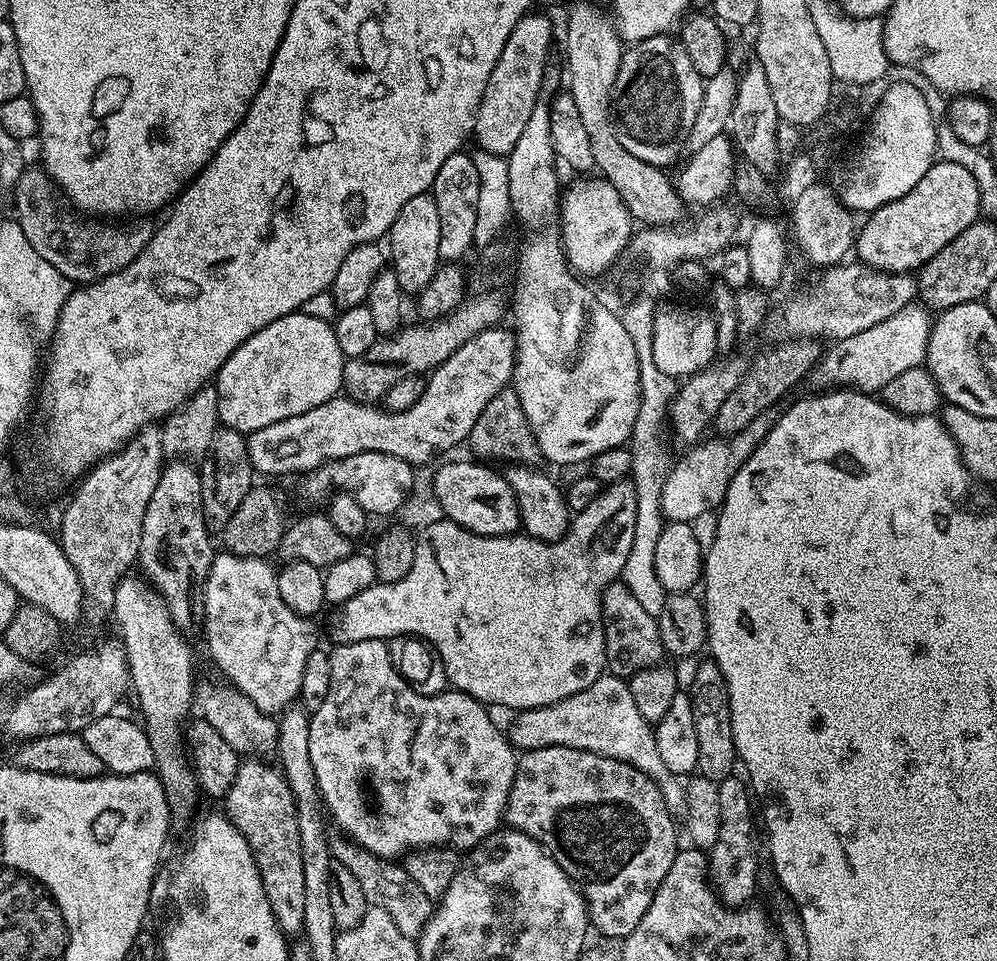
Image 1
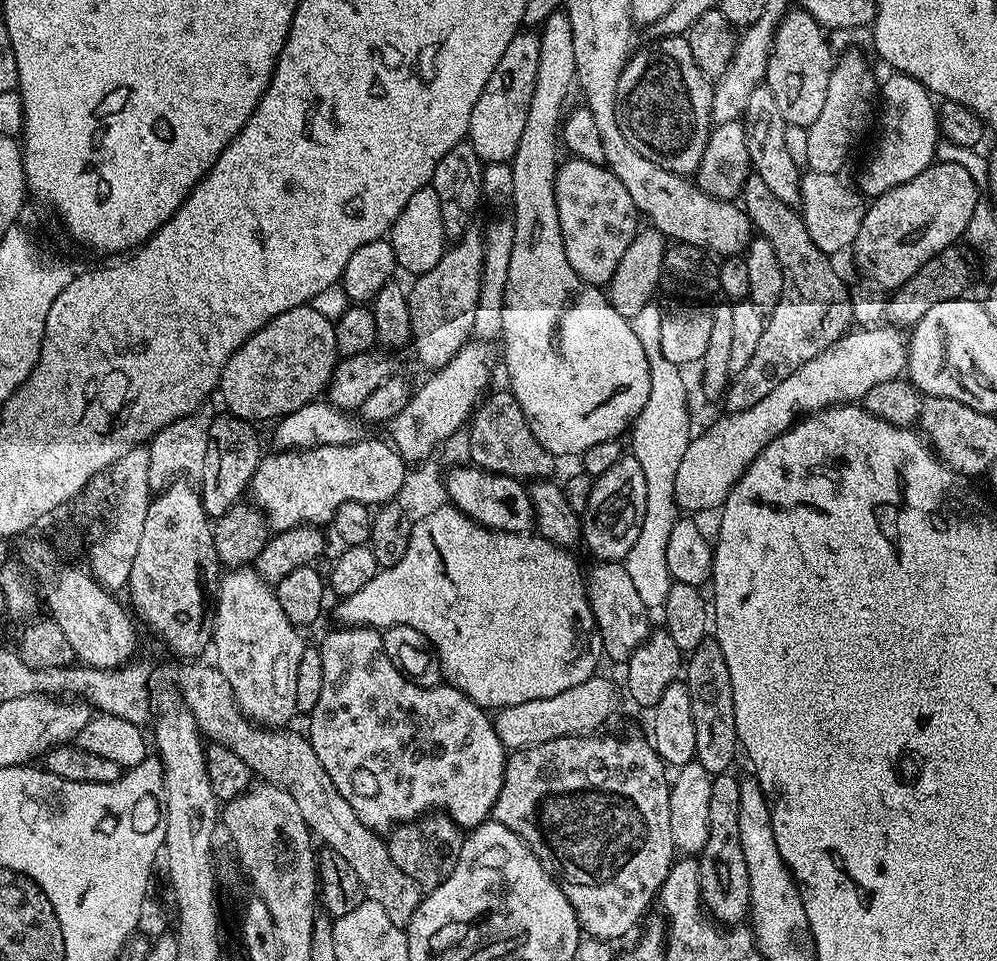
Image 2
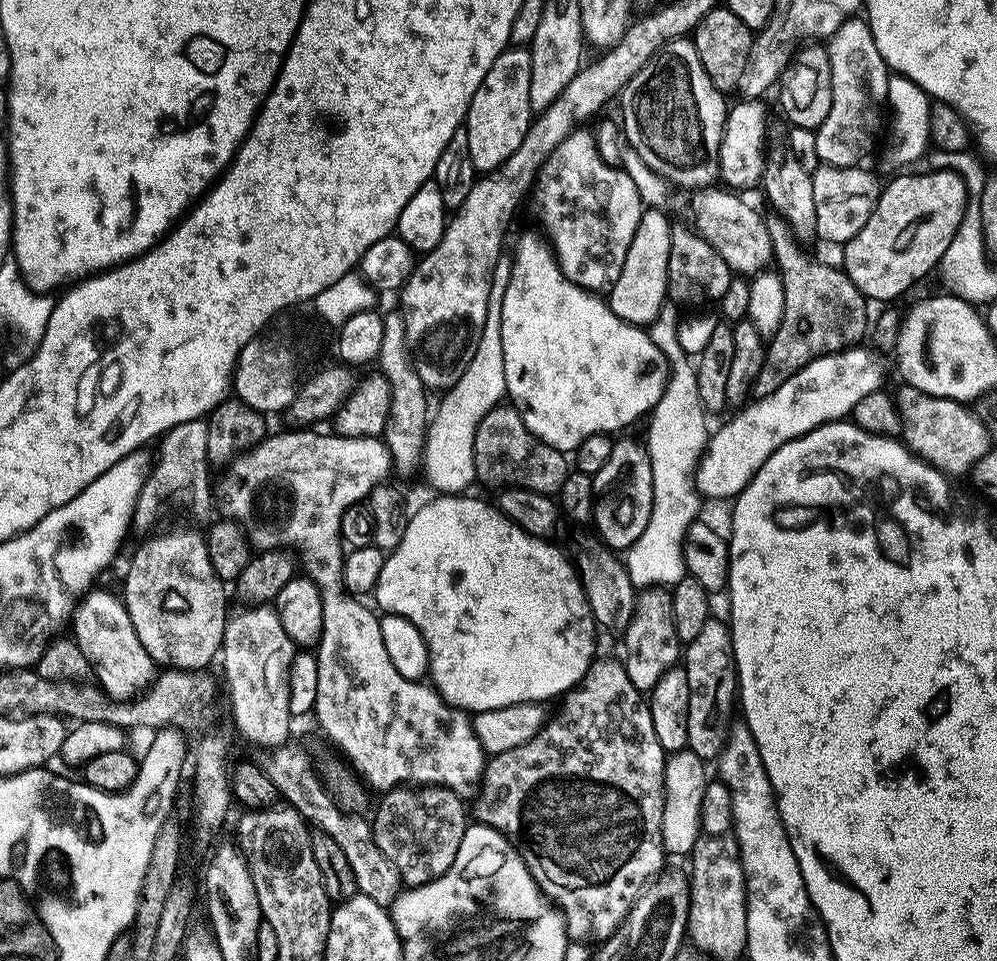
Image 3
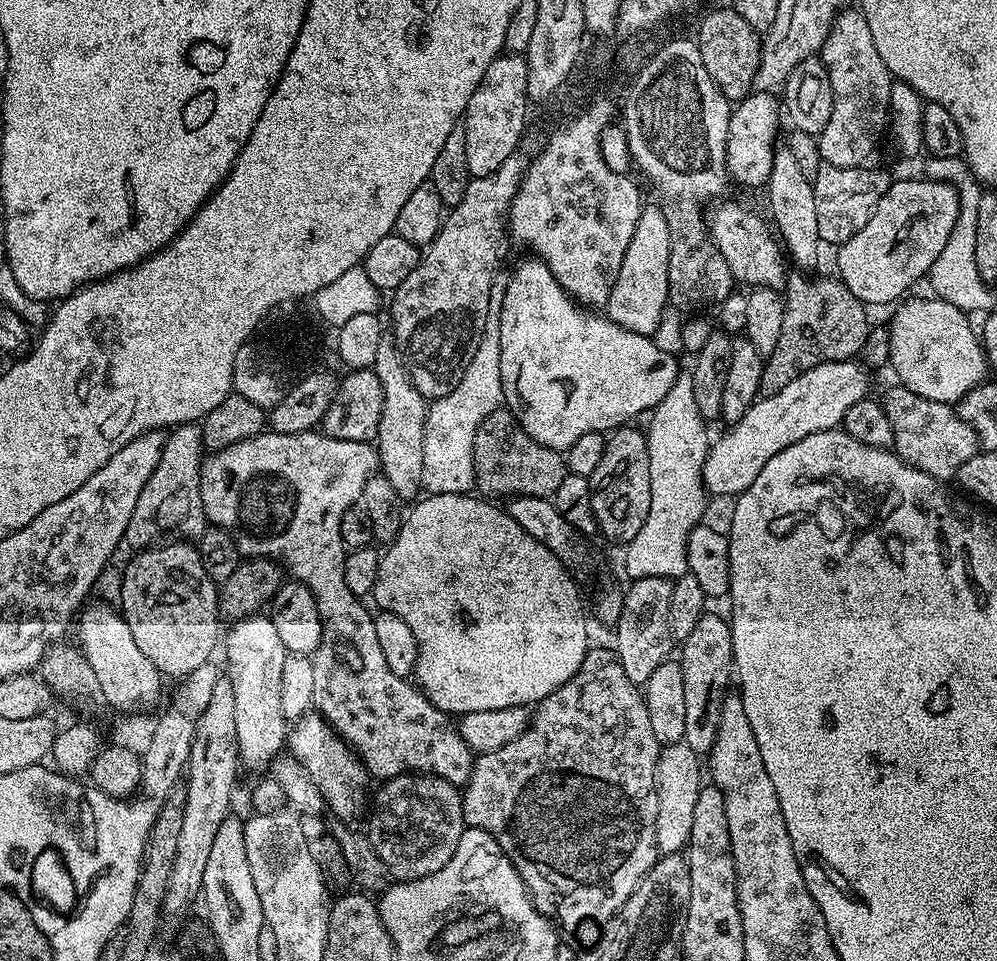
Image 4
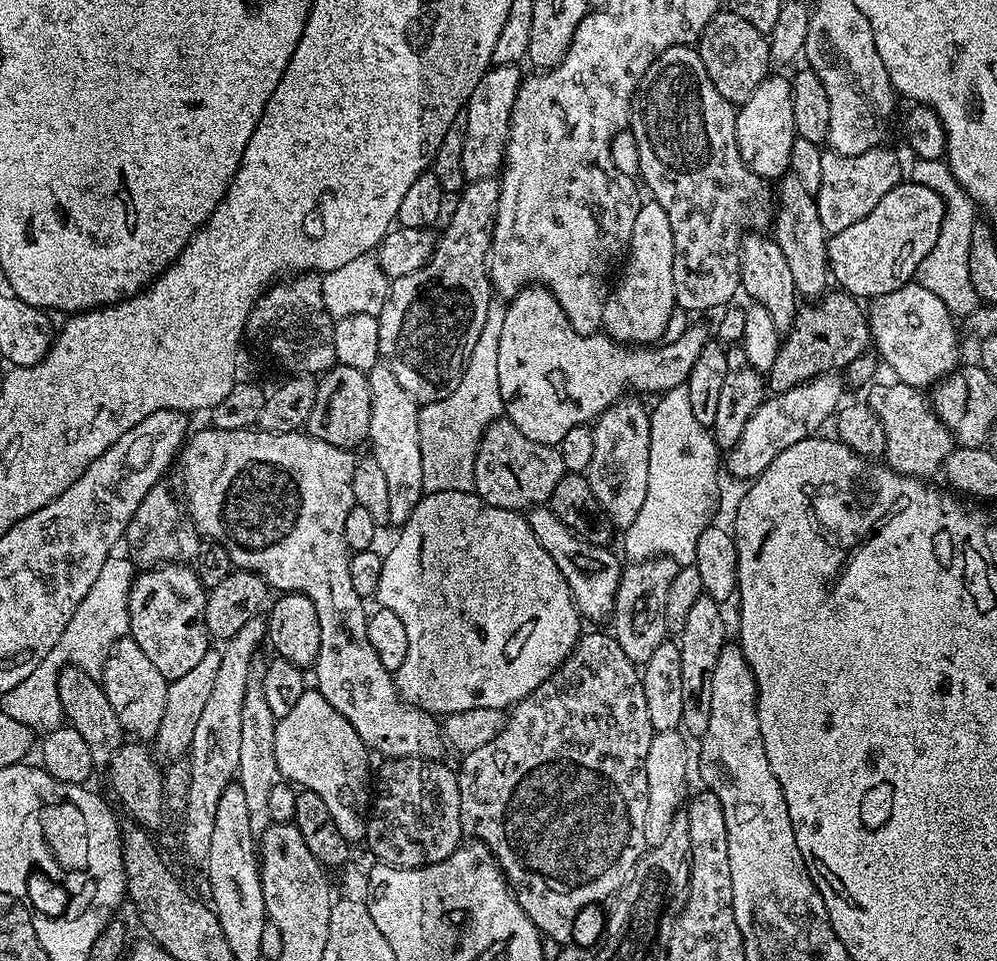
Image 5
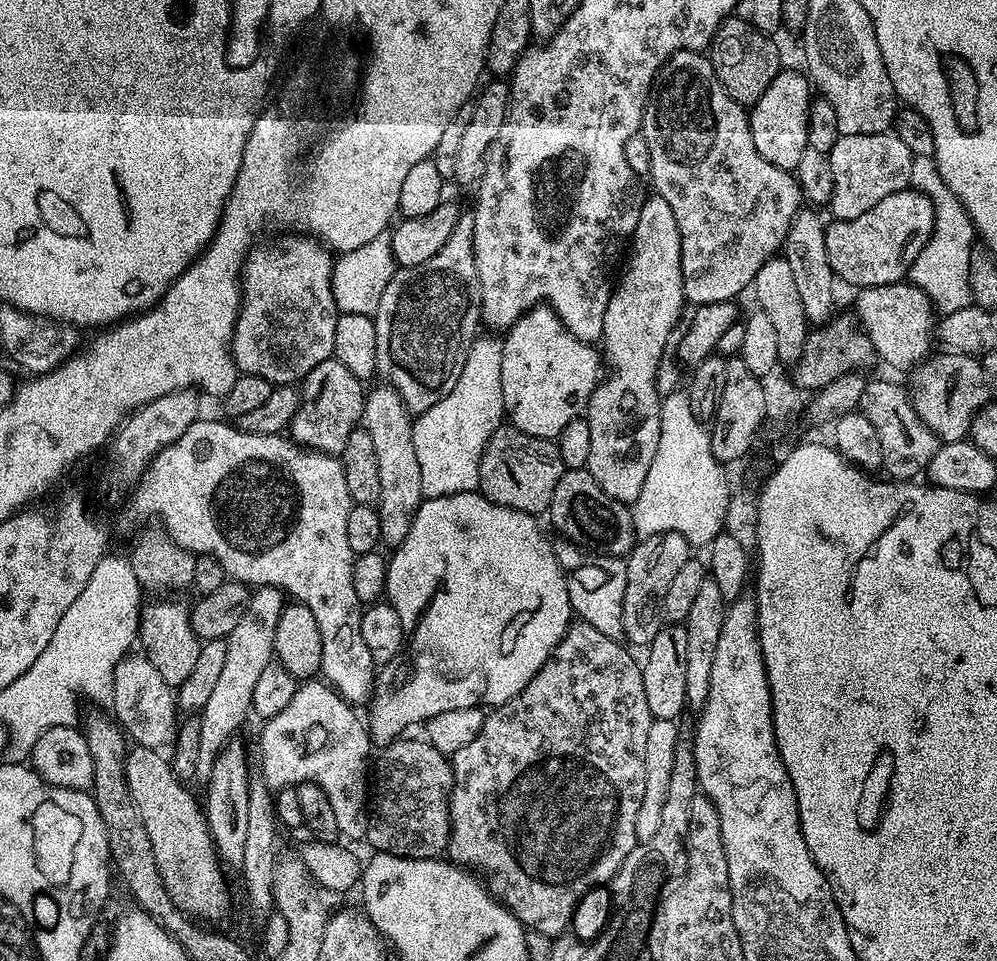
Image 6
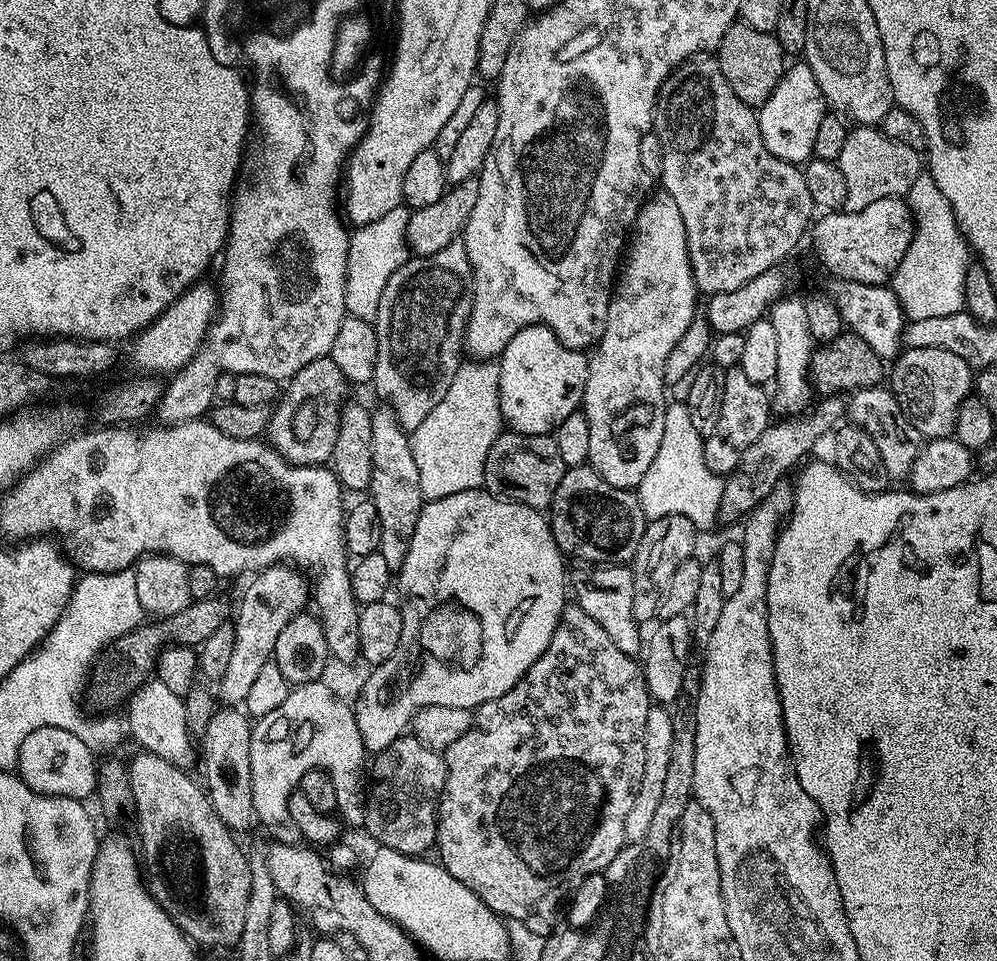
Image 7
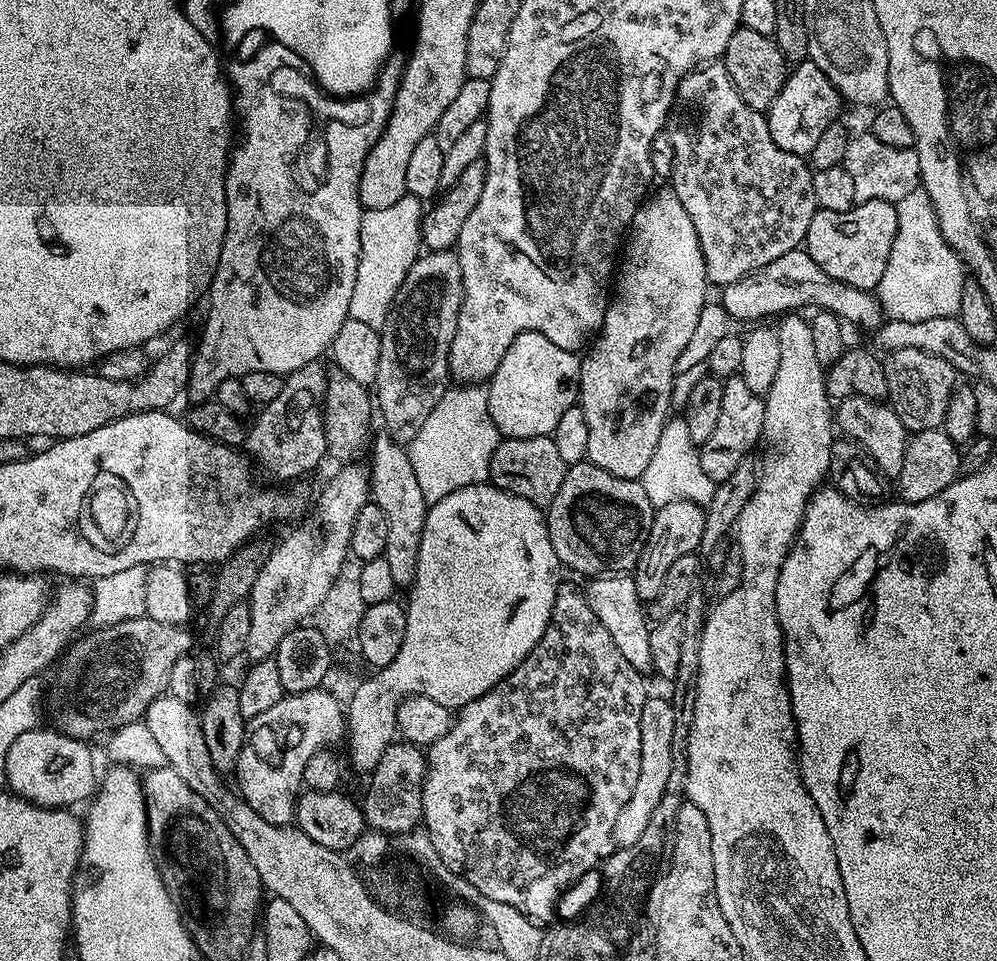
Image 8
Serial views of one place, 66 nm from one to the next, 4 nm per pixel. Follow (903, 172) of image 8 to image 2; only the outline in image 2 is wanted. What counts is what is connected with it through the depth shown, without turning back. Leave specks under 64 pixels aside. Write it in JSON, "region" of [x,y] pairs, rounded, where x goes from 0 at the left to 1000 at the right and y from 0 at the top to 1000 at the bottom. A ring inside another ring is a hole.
{"region":[[[807,178],[802,184],[802,211],[800,220],[806,226],[808,243],[812,243],[816,256],[827,264],[854,259],[859,251],[861,235],[865,235],[865,227],[869,215],[866,203],[853,190],[846,191],[844,184],[838,179]]]}

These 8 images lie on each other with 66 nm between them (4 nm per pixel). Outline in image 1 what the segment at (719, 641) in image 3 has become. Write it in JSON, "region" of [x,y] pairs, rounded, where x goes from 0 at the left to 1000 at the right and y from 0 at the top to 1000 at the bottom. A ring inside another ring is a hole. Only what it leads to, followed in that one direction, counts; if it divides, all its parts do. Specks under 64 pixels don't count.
{"region":[[[708,687],[697,697],[694,716],[692,715],[690,721],[693,726],[696,757],[700,767],[699,804],[709,812],[722,815],[728,809],[735,806],[740,788],[732,751],[730,716],[727,714],[723,695],[717,688]]]}

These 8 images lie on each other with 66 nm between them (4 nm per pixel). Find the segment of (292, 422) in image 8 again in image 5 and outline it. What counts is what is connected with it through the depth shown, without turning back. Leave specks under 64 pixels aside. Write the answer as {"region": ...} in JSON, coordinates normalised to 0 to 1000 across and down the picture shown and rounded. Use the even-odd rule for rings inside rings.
{"region":[[[334,379],[317,395],[317,409],[309,432],[308,448],[331,464],[350,468],[368,459],[371,447],[371,402],[366,388],[355,385],[355,381]]]}

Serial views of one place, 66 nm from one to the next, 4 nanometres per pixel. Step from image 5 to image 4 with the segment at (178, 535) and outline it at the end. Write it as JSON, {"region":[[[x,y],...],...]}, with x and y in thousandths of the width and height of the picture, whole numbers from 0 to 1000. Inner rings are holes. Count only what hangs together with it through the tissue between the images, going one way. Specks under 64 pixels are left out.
{"region":[[[200,440],[178,441],[168,451],[158,485],[146,497],[130,547],[126,547],[124,562],[132,572],[147,572],[159,567],[168,554],[178,554],[181,560],[201,560],[210,548],[209,537],[203,527],[201,513],[201,484],[207,473],[205,452]]]}

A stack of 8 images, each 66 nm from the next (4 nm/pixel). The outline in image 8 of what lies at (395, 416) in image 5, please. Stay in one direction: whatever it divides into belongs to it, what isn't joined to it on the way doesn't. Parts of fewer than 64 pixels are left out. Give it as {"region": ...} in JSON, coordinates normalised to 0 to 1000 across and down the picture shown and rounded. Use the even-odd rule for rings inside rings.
{"region":[[[381,452],[371,462],[371,490],[373,492],[372,519],[383,527],[387,535],[387,572],[385,580],[399,610],[412,609],[419,589],[419,568],[423,568],[423,547],[427,547],[427,535],[431,525],[415,497],[415,485],[411,485],[408,465],[398,462],[392,454]]]}

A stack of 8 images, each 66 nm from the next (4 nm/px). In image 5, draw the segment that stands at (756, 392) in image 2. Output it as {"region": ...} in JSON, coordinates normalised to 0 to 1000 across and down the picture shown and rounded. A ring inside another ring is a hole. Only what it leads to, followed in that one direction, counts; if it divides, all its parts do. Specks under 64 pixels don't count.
{"region":[[[831,302],[825,308],[815,311],[813,314],[801,322],[798,334],[794,336],[794,342],[782,355],[782,363],[776,379],[772,381],[768,388],[768,400],[775,409],[787,408],[796,402],[806,400],[817,391],[828,391],[842,388],[861,368],[872,365],[873,362],[873,342],[871,330],[868,322],[863,322],[864,313],[860,309],[846,302]]]}

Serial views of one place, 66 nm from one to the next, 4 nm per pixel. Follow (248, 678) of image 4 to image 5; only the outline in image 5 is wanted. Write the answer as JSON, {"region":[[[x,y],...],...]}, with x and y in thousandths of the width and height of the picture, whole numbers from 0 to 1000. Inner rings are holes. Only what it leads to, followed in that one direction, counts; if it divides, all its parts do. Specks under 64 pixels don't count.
{"region":[[[250,714],[247,726],[243,730],[243,769],[239,779],[239,801],[237,807],[243,822],[246,823],[248,842],[251,845],[251,864],[260,872],[270,860],[271,822],[282,815],[283,809],[279,793],[276,792],[276,758],[279,746],[271,743],[271,735],[267,735],[267,726],[260,714]]]}

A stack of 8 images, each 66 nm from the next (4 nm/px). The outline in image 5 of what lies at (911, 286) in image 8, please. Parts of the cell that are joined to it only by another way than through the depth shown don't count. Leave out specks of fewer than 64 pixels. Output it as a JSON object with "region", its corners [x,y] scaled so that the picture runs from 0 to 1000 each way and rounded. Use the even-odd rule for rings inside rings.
{"region":[[[931,164],[923,175],[922,186],[937,202],[941,202],[947,211],[947,226],[945,227],[945,239],[941,239],[941,252],[937,252],[937,260],[925,268],[925,273],[919,279],[918,294],[929,298],[933,306],[940,308],[954,325],[956,330],[970,331],[974,325],[978,325],[983,311],[973,296],[973,243],[976,242],[977,233],[981,229],[981,217],[973,202],[965,198],[965,194],[957,185],[955,176],[943,164]]]}

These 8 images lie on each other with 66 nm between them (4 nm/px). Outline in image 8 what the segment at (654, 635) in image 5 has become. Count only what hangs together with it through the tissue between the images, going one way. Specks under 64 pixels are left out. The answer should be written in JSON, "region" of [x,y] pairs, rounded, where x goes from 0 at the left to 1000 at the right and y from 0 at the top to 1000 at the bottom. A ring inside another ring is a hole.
{"region":[[[691,520],[672,522],[658,530],[658,538],[650,557],[648,568],[640,581],[636,594],[633,596],[636,610],[640,614],[643,625],[652,626],[664,614],[664,606],[668,601],[668,593],[680,585],[680,581],[695,578],[703,569],[706,560],[707,530]]]}

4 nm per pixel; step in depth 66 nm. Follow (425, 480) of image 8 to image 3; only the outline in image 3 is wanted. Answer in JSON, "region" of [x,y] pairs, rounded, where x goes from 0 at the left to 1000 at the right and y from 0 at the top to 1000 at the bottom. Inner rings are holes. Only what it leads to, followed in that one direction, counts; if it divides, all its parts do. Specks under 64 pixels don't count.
{"region":[[[504,264],[498,268],[493,281],[489,317],[487,318],[487,333],[481,341],[481,351],[477,357],[475,368],[463,385],[459,398],[448,407],[445,421],[436,426],[431,440],[428,442],[428,453],[425,455],[425,473],[423,476],[423,492],[429,498],[429,504],[441,514],[465,514],[470,511],[472,504],[478,503],[475,489],[475,452],[479,452],[479,439],[491,431],[493,425],[497,425],[510,411],[508,406],[508,377],[504,373],[504,310],[508,306],[508,298],[512,293],[512,281],[514,272],[509,265]]]}

